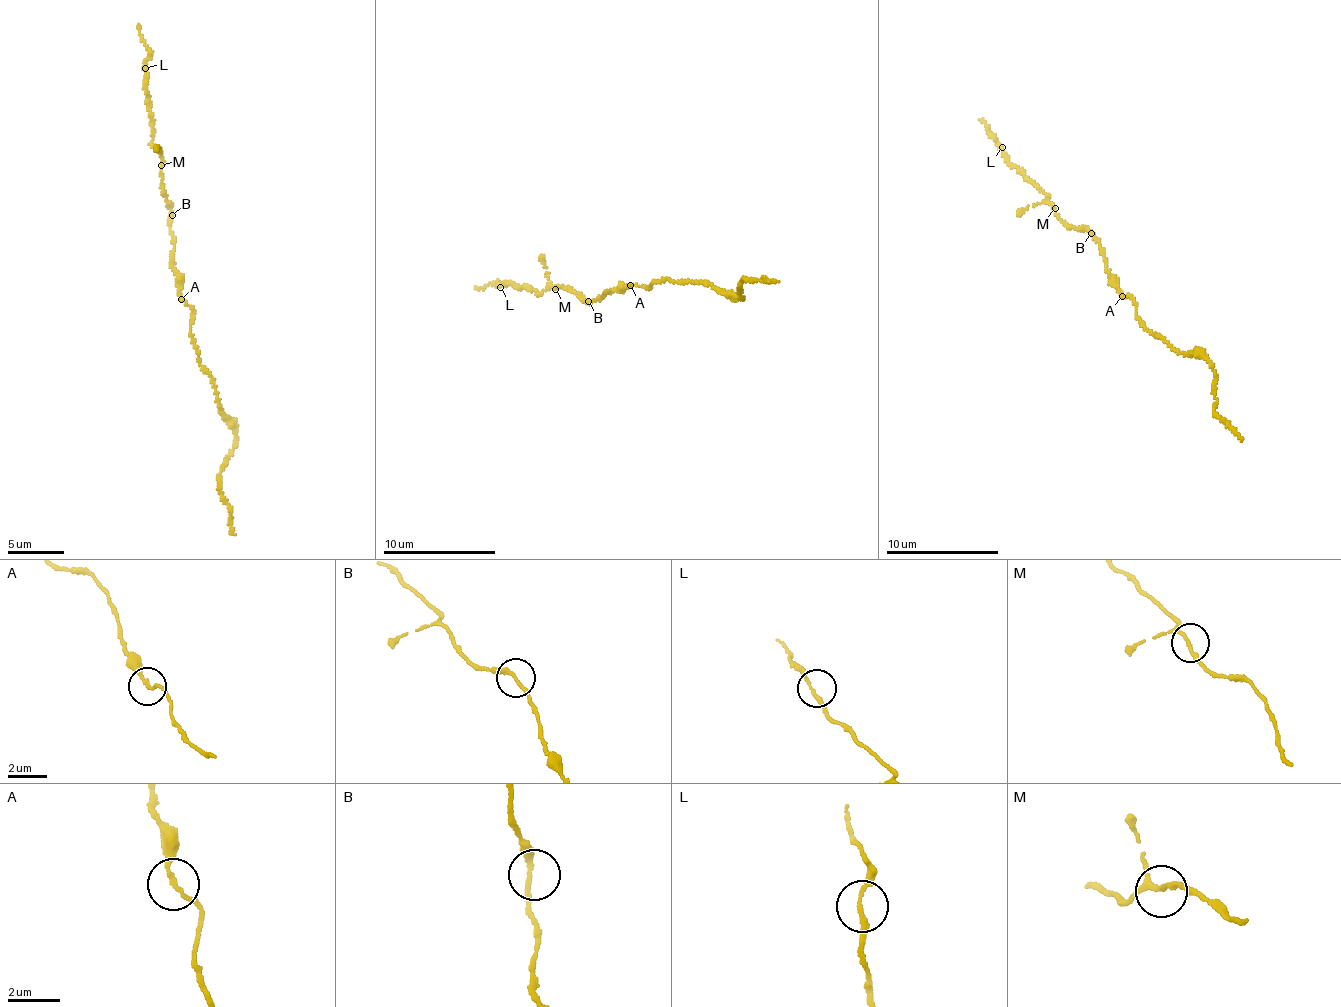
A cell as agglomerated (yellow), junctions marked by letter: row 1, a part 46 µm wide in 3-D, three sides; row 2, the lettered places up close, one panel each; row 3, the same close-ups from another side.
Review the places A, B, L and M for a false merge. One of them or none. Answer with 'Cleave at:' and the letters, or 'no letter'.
Cleave at: no letter

